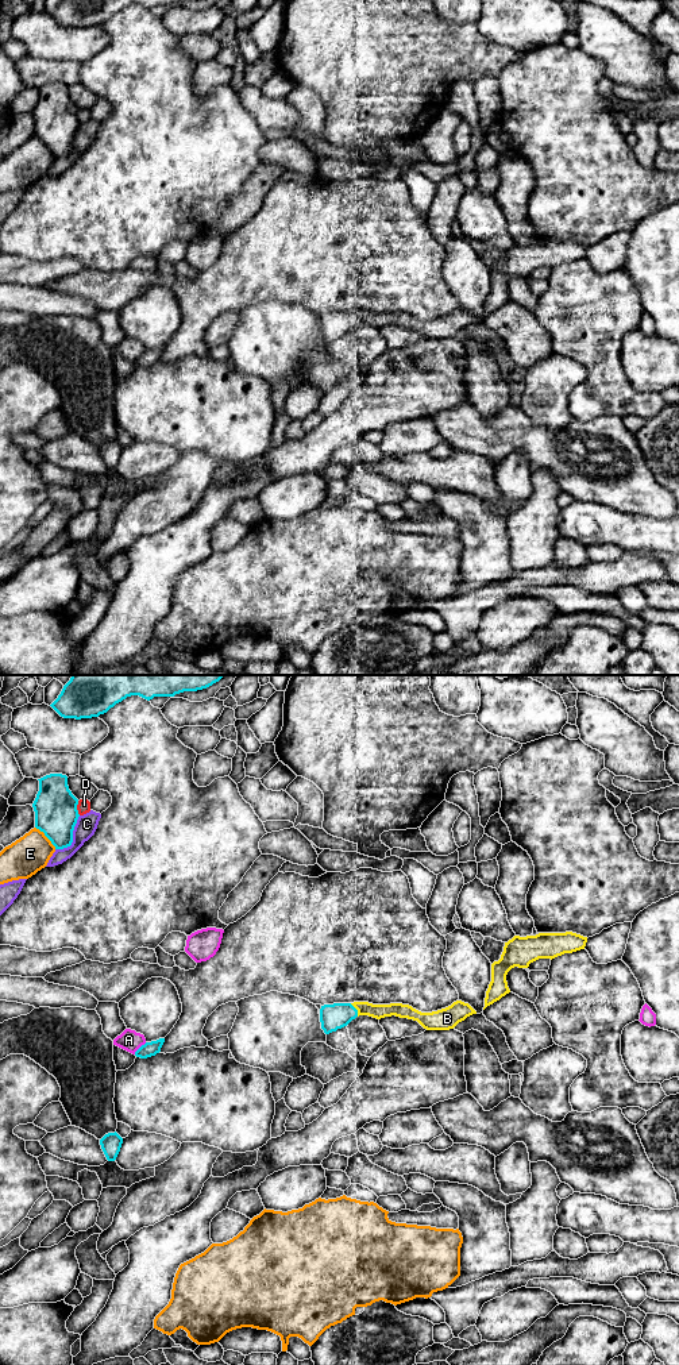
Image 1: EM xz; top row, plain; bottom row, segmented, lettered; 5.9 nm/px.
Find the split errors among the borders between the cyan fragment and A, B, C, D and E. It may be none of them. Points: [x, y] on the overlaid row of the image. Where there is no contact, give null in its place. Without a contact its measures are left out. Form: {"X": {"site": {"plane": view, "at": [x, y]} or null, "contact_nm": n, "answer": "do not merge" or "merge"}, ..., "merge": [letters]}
{"A": {"site": {"plane": "xz", "at": [139, 1048]}, "contact_nm": 100, "answer": "do not merge"}, "B": {"site": {"plane": "xz", "at": [357, 1010]}, "contact_nm": 90, "answer": "merge"}, "C": {"site": {"plane": "xz", "at": [72, 837]}, "contact_nm": 260, "answer": "do not merge"}, "D": {"site": {"plane": "xz", "at": [76, 808]}, "contact_nm": 90, "answer": "do not merge"}, "E": {"site": {"plane": "xz", "at": [46, 836]}, "contact_nm": 180, "answer": "do not merge"}, "merge": ["B"]}

